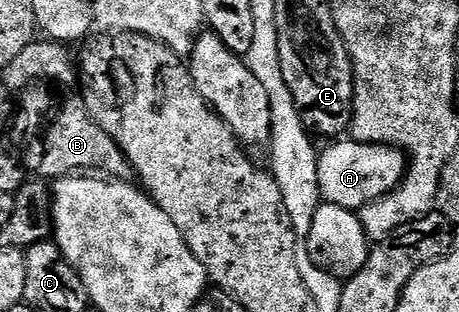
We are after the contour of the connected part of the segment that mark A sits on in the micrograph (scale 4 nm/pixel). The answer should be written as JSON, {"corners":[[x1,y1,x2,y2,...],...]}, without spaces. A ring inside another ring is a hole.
{"corners":[[336,141,333,147,328,147,319,152,318,155,318,185,320,186,320,193,325,203,333,203,334,205,342,206,347,210,353,212,359,212,361,207,365,207,367,203,372,203,376,199,381,199,384,195,389,195,393,189,400,184,401,179,404,178,406,174,406,155,405,152,397,149,392,145,381,145,375,141,352,141,356,143,340,143,344,141]]}

